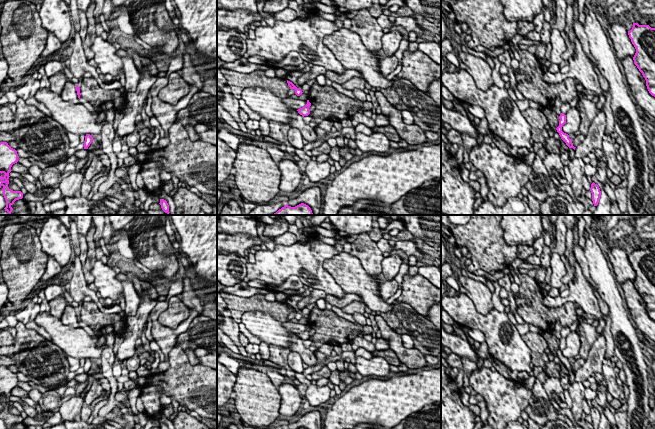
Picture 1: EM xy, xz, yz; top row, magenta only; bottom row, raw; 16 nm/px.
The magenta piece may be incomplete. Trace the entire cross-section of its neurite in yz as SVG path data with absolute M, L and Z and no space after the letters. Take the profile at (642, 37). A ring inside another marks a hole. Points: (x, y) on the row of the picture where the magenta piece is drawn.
M633 23L628 35L636 49L634 64L645 78L649 93L655 97L655 28Z

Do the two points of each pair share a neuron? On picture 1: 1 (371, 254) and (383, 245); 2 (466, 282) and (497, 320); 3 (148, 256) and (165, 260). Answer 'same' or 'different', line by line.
1: different
2: different
3: same

